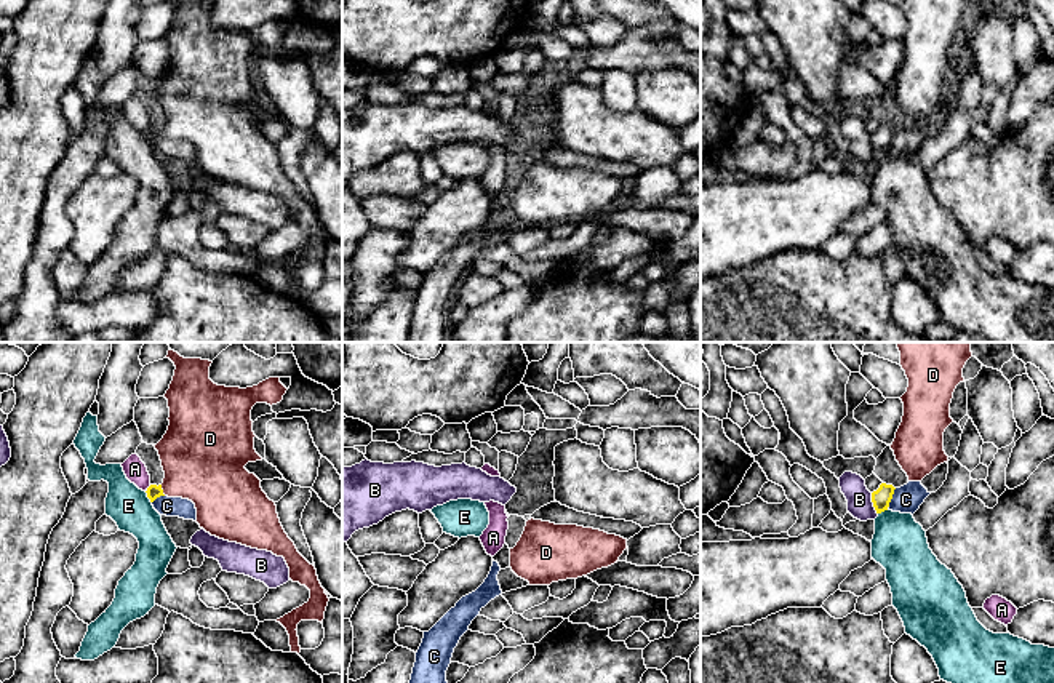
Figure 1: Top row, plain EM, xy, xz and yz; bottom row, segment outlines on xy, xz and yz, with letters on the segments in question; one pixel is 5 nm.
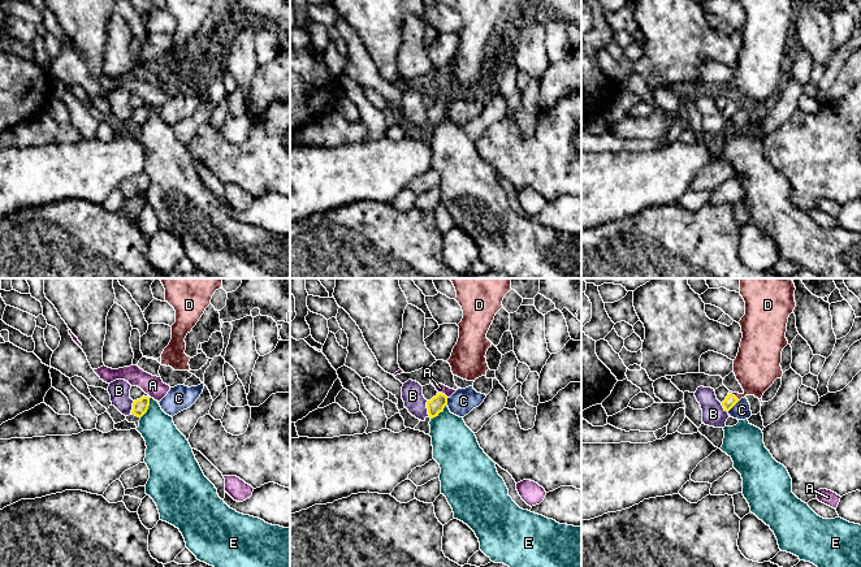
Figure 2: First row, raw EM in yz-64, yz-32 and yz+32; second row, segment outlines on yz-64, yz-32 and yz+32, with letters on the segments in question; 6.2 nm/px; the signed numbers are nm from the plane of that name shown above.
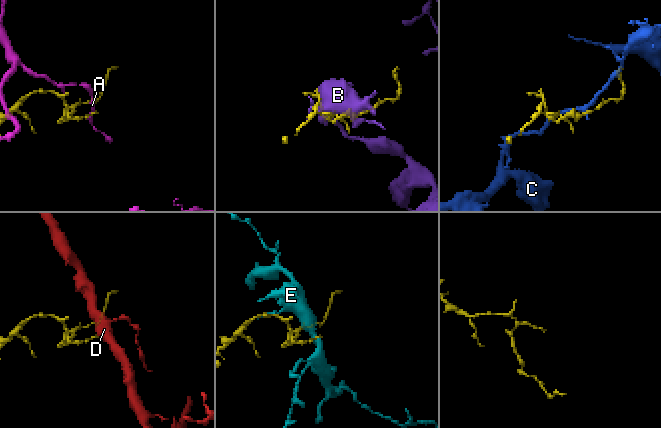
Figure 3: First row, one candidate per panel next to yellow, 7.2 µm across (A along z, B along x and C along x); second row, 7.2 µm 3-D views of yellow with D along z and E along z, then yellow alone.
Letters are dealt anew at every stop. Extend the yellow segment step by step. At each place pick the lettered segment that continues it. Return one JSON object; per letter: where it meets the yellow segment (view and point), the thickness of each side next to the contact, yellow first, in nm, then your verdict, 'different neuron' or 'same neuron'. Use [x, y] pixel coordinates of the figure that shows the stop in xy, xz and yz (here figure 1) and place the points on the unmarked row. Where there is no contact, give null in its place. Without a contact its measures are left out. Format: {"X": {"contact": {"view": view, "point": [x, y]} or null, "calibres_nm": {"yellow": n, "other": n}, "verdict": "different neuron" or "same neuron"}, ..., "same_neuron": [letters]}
{"A": {"contact": {"view": "xy", "point": [147, 130]}, "calibres_nm": {"yellow": 70, "other": 110}, "verdict": "different neuron"}, "B": {"contact": {"view": "yz", "point": [874, 146]}, "calibres_nm": {"yellow": 90, "other": 130}, "verdict": "different neuron"}, "C": {"contact": {"view": "yz", "point": [891, 139]}, "calibres_nm": {"yellow": 90, "other": 140}, "verdict": "different neuron"}, "D": {"contact": {"view": "xy", "point": [162, 131]}, "calibres_nm": {"yellow": 70, "other": 400}, "verdict": "same neuron"}, "E": {"contact": {"view": "xy", "point": [147, 138]}, "calibres_nm": {"yellow": 70, "other": 200}, "verdict": "different neuron"}, "same_neuron": ["D"]}

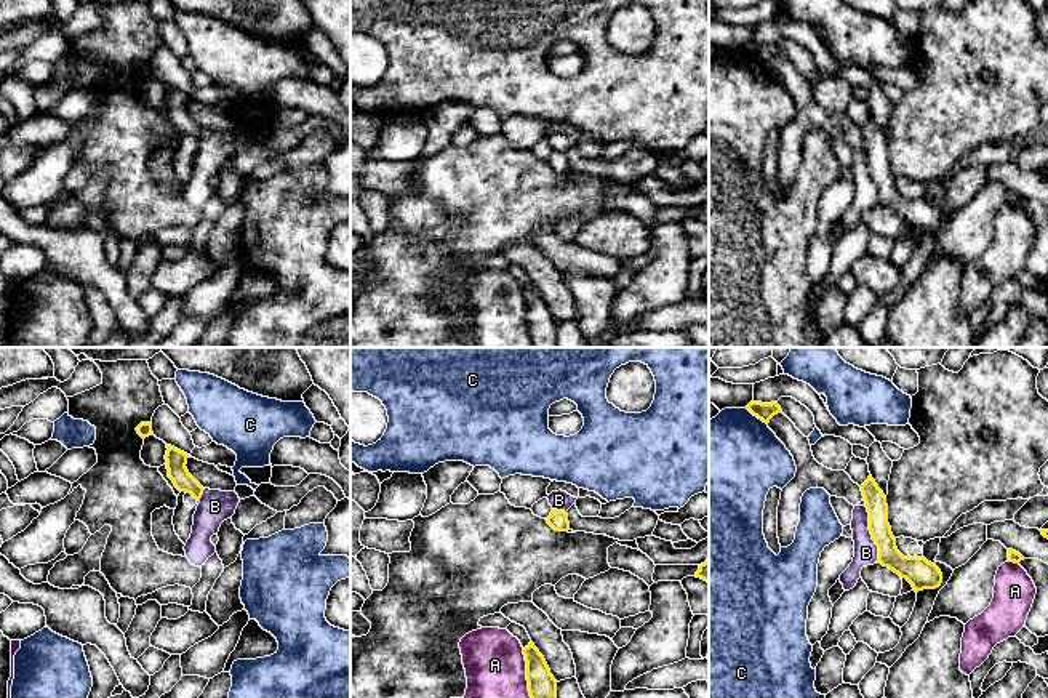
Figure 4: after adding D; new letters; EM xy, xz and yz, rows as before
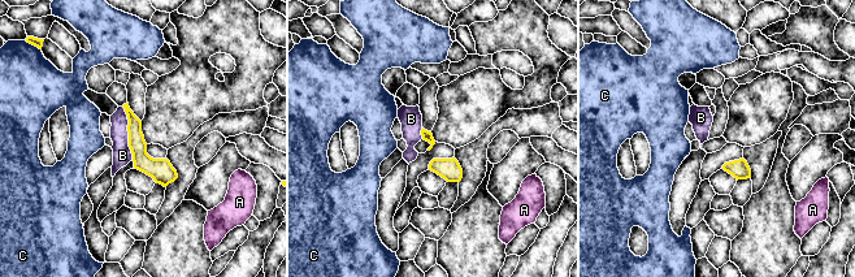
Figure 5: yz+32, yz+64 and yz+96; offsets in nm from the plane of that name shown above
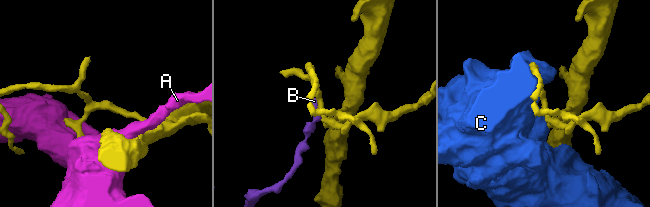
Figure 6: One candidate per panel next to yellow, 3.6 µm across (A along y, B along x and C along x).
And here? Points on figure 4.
{"A": {"contact": {"view": "xz", "point": [527, 319]}, "calibres_nm": {"yellow": 140, "other": 300}, "verdict": "different neuron"}, "B": {"contact": {"view": "yz", "point": [871, 175]}, "calibres_nm": {"yellow": 110, "other": 130}, "verdict": "different neuron"}, "C": {"contact": {"view": "yz", "point": [757, 58]}, "calibres_nm": {"yellow": 90, "other": 460}, "verdict": "different neuron"}, "same_neuron": []}

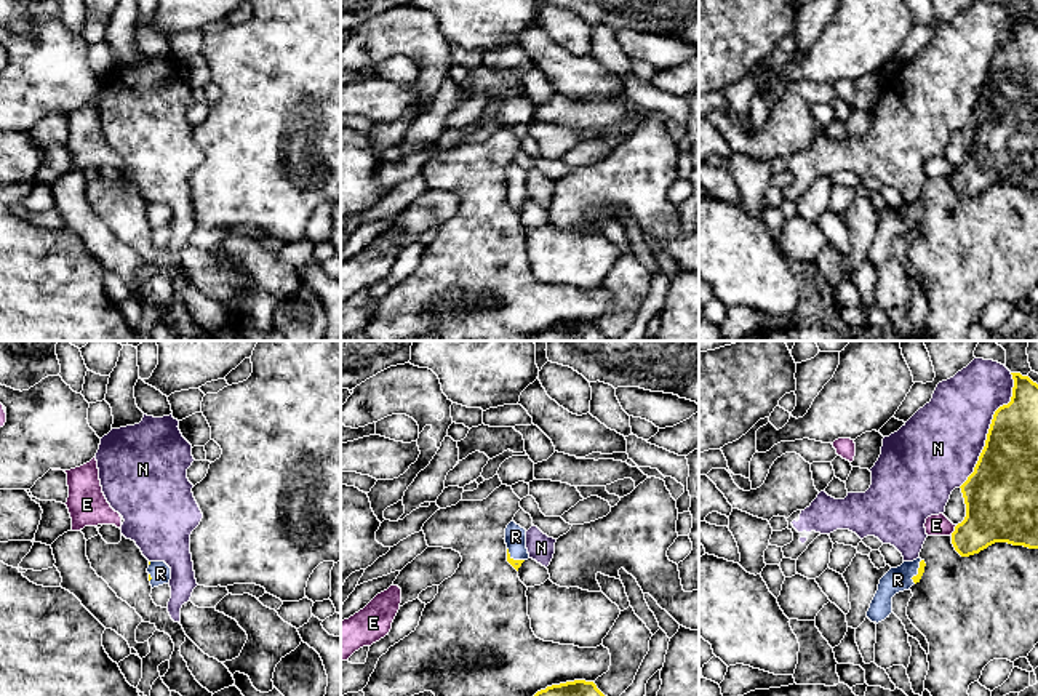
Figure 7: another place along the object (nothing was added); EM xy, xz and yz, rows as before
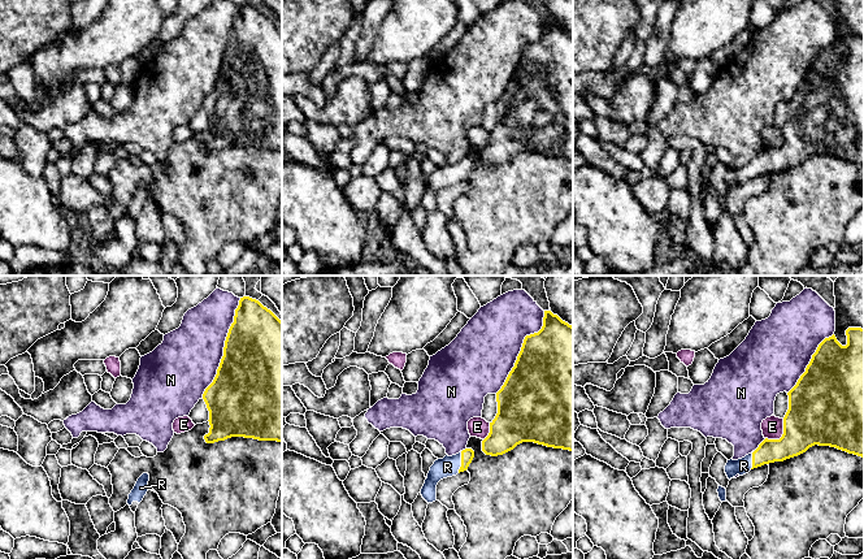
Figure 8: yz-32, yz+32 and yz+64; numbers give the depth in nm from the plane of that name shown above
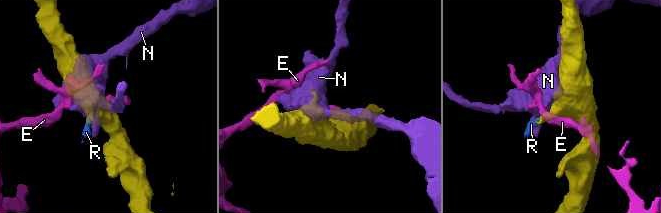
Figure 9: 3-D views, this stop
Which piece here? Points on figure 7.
{"E": {"contact": {"view": "yz", "point": [955, 172]}, "calibres_nm": {"yellow": 340, "other": 110}, "verdict": "different neuron"}, "N": {"contact": {"view": "yz", "point": [989, 71]}, "calibres_nm": {"yellow": 320, "other": 400}, "verdict": "different neuron"}, "R": {"contact": {"view": "yz", "point": [918, 213]}, "calibres_nm": {"yellow": 40, "other": 130}, "verdict": "same neuron"}, "same_neuron": ["R"]}

